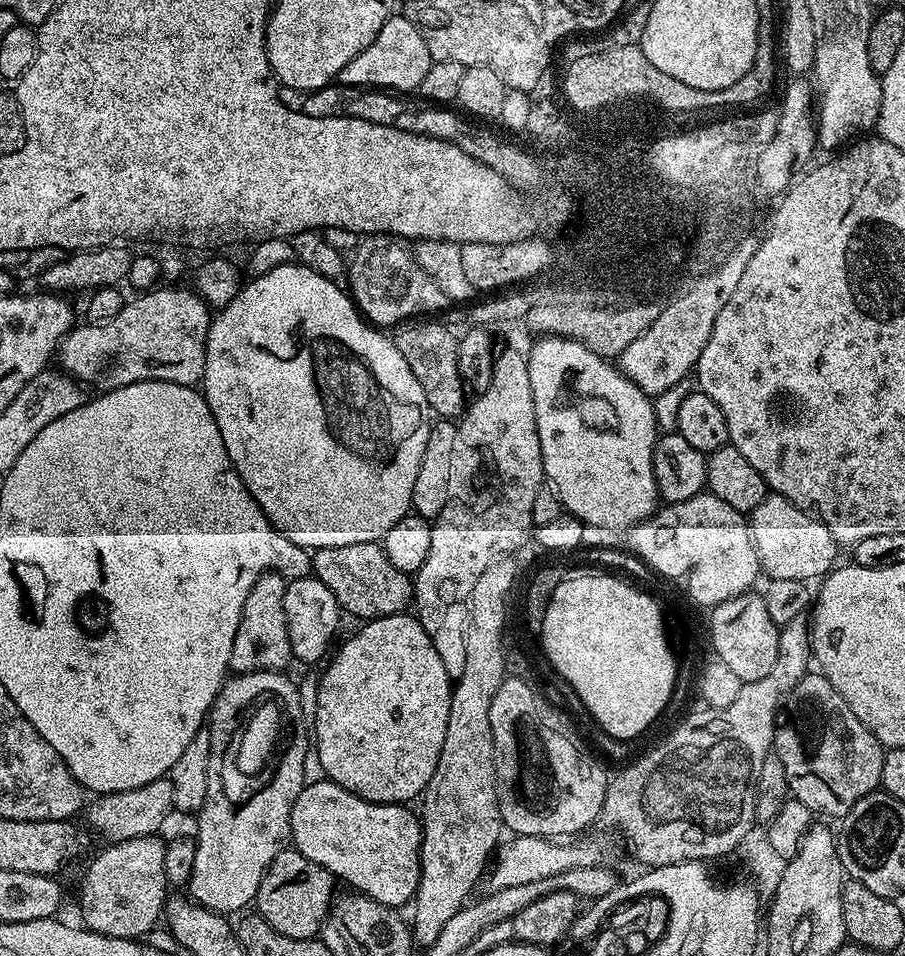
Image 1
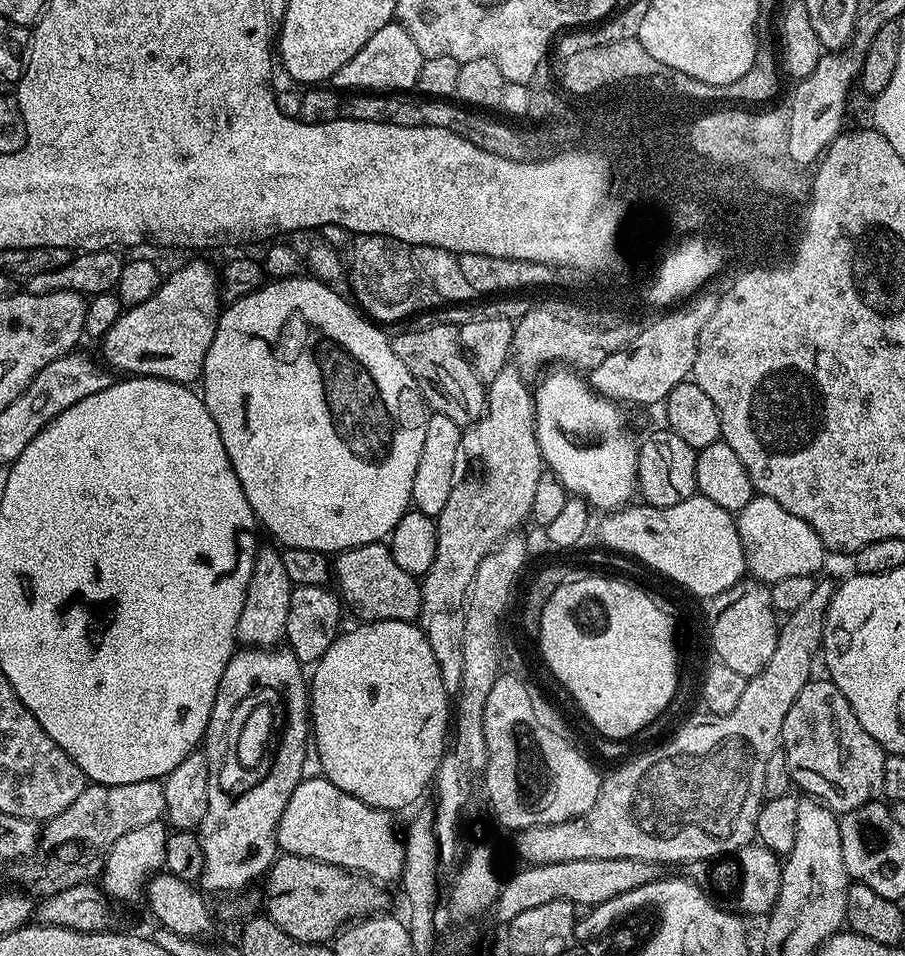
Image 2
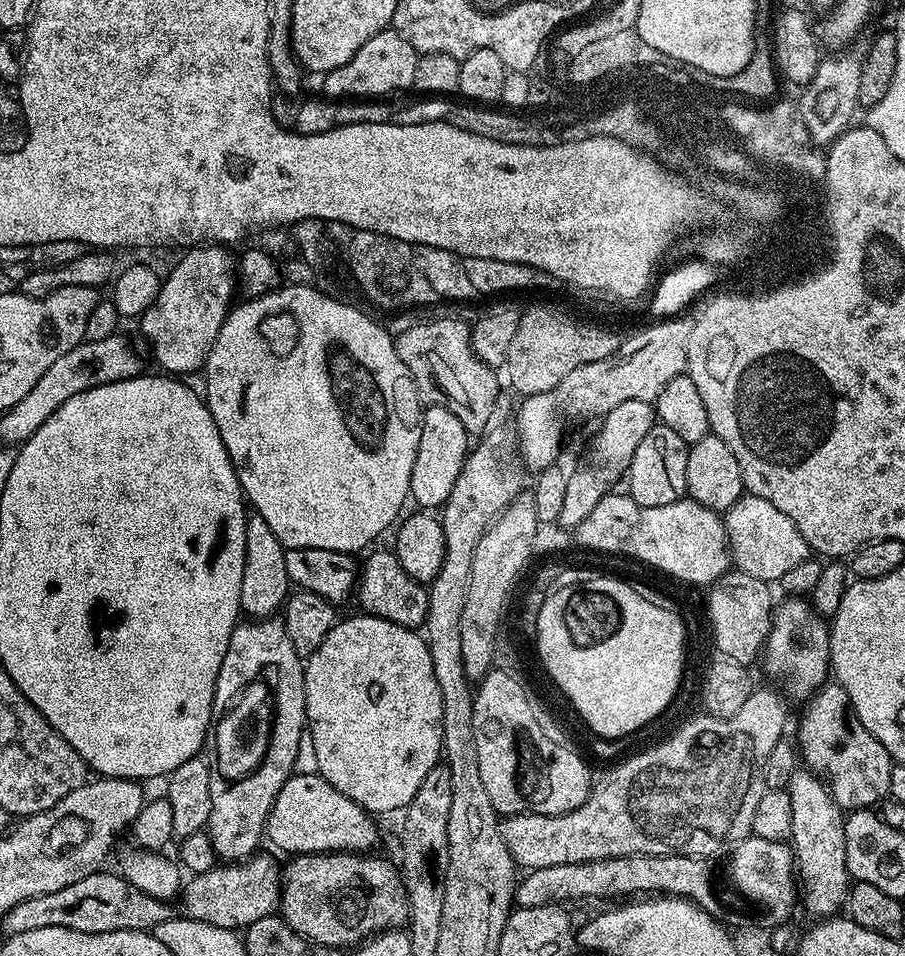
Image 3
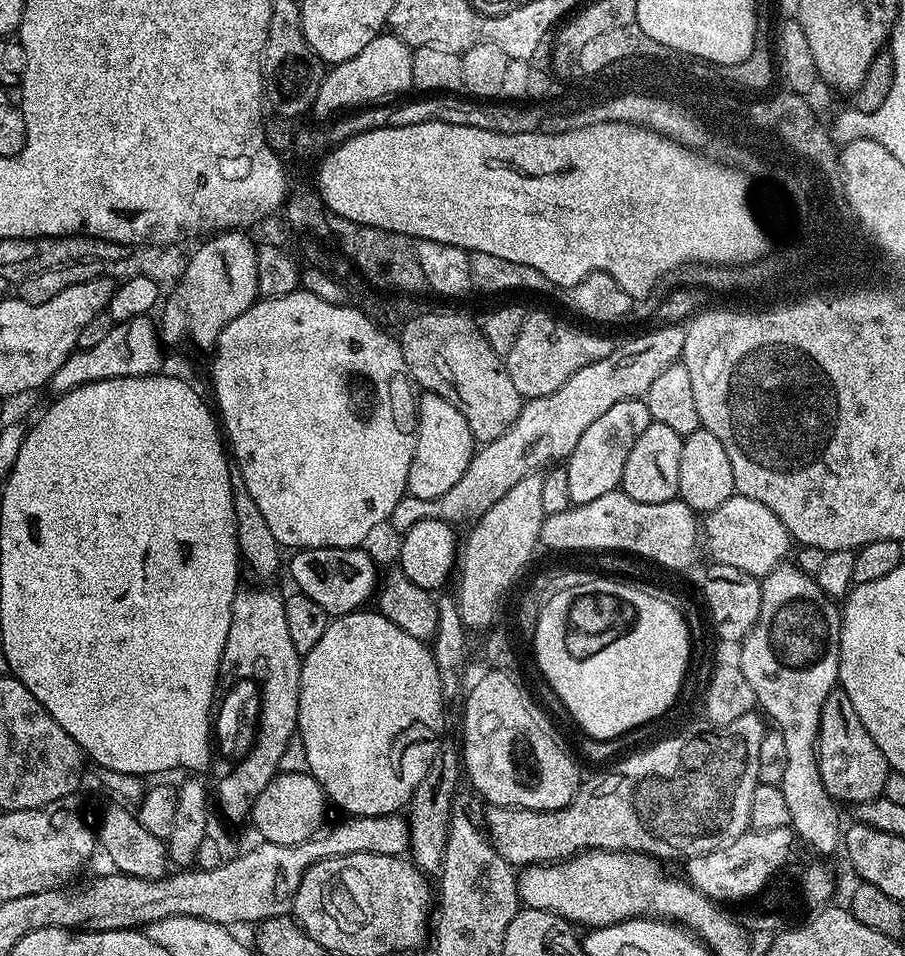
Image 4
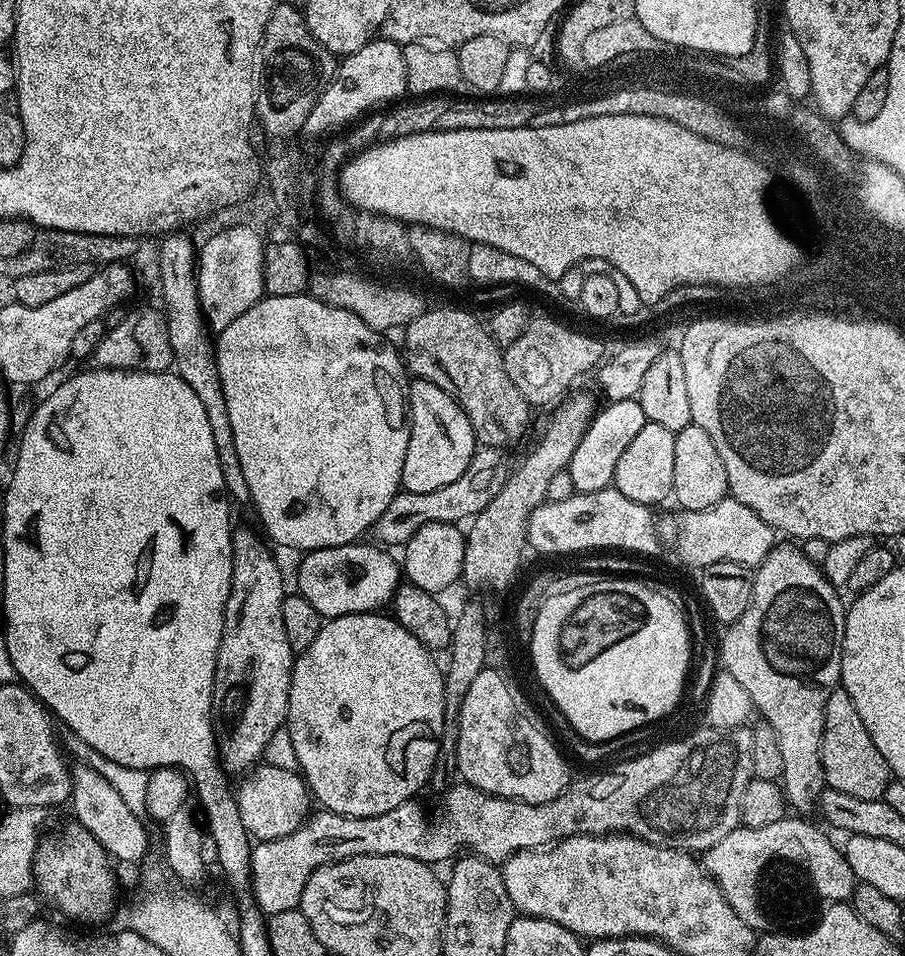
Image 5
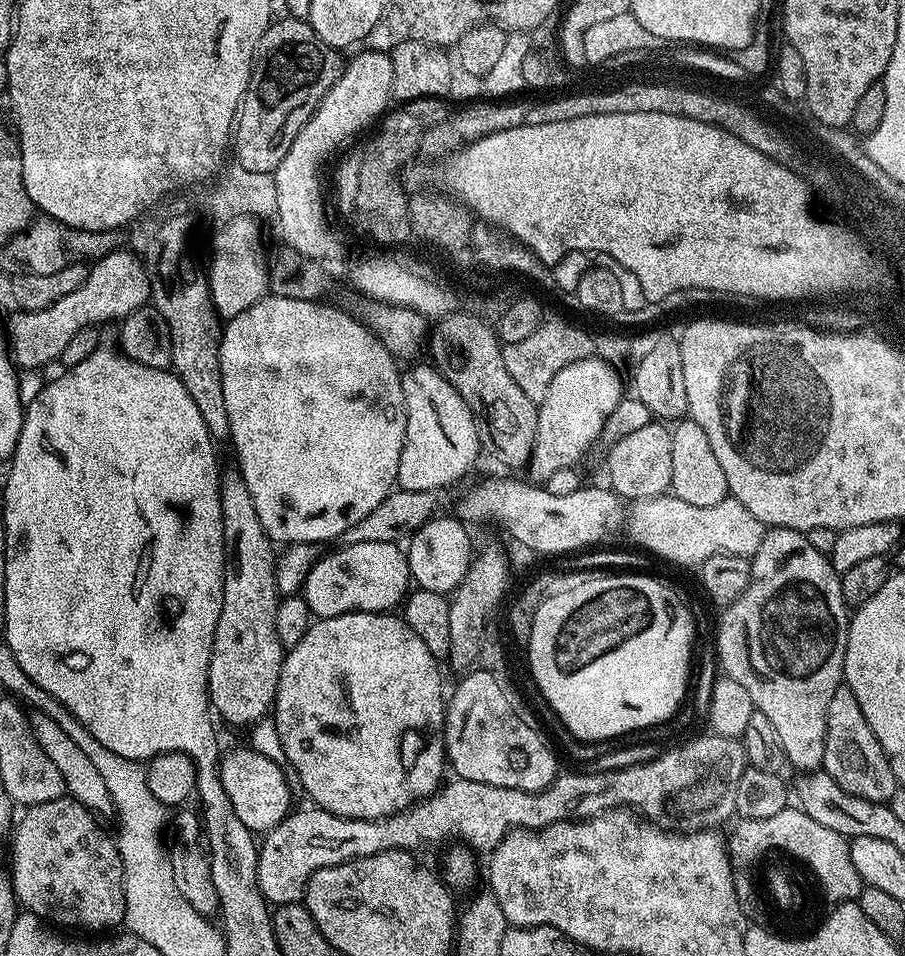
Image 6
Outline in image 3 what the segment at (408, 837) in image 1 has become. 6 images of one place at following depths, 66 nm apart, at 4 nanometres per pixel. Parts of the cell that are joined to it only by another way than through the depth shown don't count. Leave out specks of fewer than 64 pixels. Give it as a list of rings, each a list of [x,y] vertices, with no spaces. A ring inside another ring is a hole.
[[[293,774],[278,792],[266,825],[267,843],[287,854],[317,852],[350,852],[368,854],[376,844],[376,824],[373,813],[358,806],[346,794],[334,790],[321,776]]]

